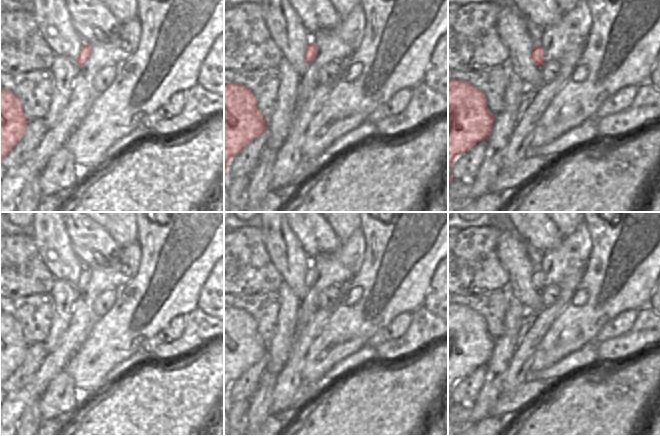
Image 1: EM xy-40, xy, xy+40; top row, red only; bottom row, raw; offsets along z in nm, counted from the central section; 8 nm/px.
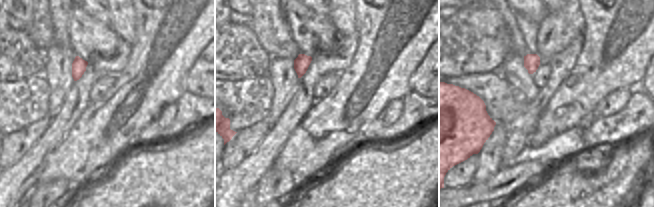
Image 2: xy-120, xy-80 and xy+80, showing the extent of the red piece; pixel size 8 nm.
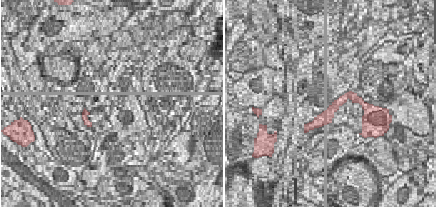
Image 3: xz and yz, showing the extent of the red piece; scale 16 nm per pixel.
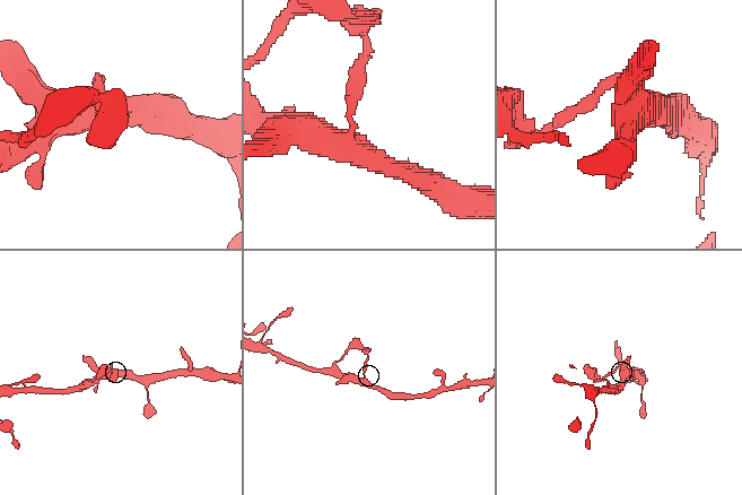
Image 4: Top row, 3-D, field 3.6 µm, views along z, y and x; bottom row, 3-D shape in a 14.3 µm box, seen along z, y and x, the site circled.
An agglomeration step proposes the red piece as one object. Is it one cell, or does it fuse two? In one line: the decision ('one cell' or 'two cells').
two cells

